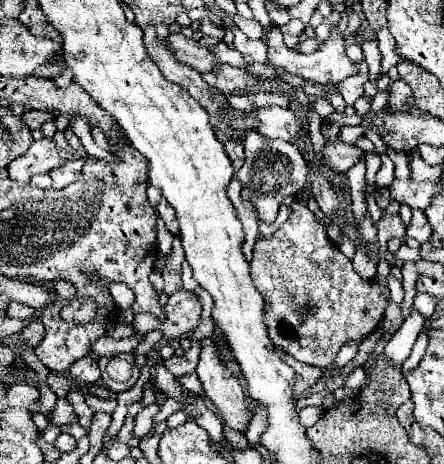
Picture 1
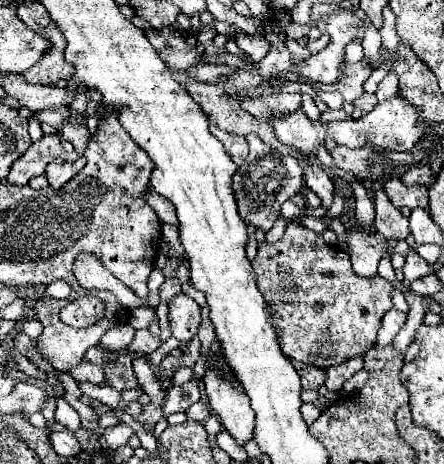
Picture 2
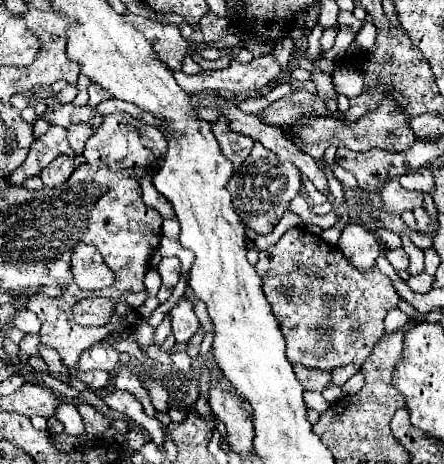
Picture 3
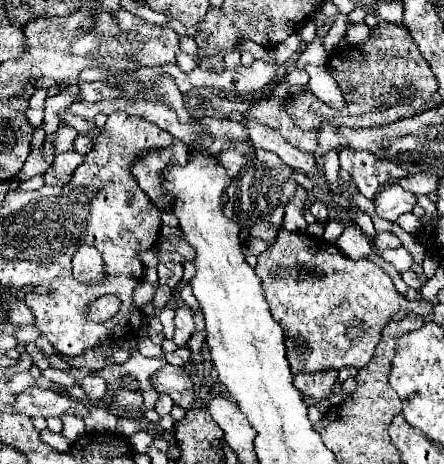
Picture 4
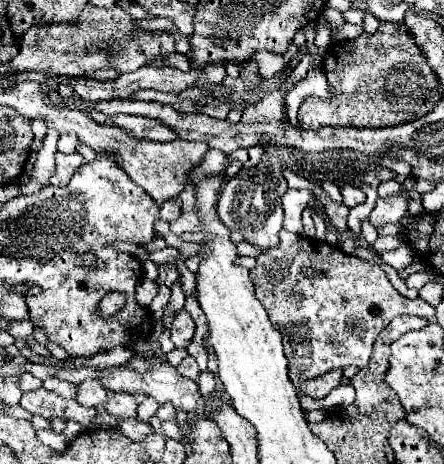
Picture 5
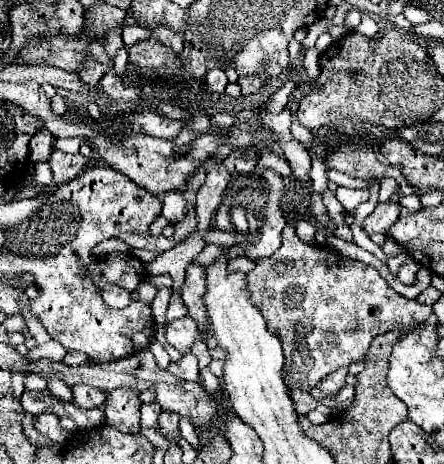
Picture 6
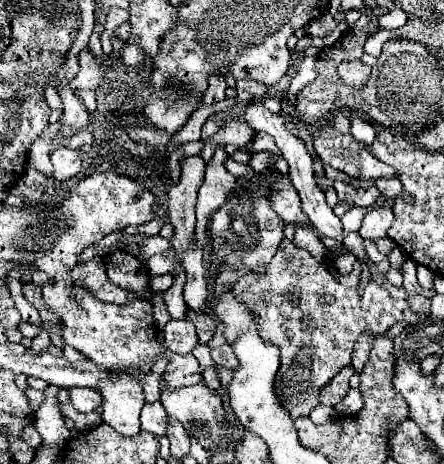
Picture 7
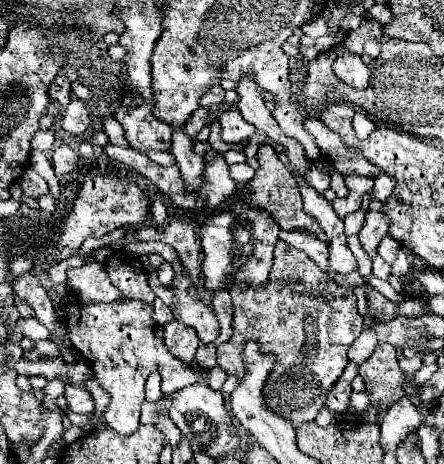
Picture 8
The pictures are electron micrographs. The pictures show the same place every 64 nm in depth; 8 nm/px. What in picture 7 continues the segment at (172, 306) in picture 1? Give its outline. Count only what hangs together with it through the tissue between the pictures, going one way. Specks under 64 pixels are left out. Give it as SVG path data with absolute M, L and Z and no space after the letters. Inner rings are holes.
M170 320L164 328L164 342L176 354L190 354L198 344L196 328L190 320Z

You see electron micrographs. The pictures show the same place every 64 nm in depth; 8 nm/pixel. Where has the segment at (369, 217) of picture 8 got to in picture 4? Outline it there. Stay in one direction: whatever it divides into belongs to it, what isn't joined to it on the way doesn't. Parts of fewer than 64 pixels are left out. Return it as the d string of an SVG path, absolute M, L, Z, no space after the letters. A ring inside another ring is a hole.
M392 184L390 190L380 192L374 200L374 210L382 220L396 220L400 214L406 214L416 204L414 194L406 192L400 184Z

